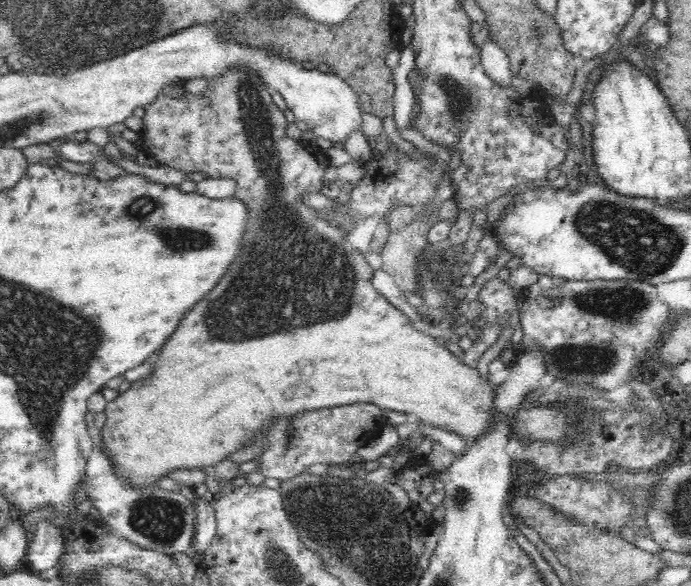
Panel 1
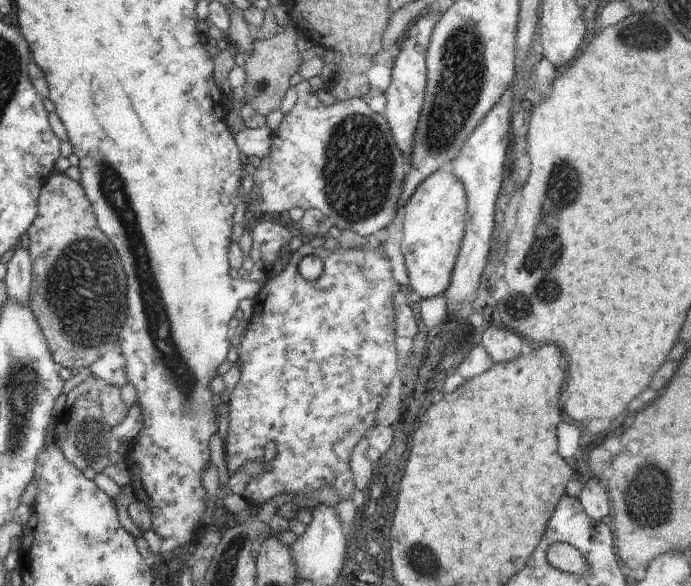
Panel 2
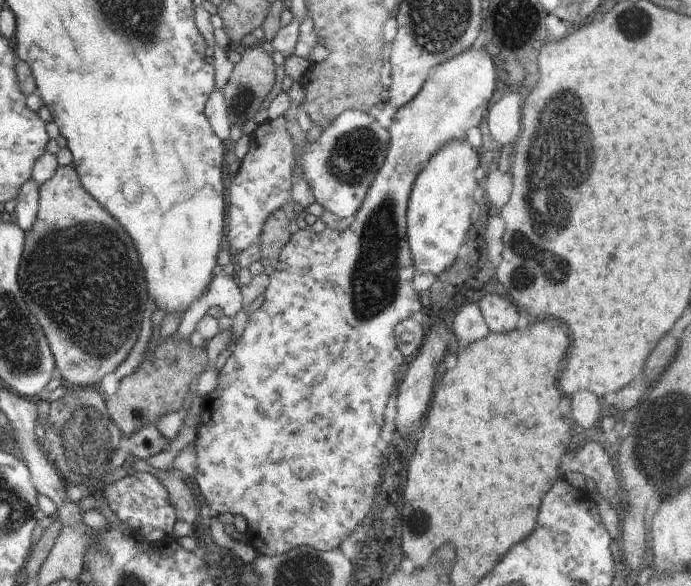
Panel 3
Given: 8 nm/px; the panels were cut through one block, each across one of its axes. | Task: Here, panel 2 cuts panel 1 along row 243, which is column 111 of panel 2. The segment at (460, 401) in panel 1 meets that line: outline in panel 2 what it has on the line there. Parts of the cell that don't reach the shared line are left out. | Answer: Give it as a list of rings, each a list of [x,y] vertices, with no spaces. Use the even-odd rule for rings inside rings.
[[[58,172],[42,186],[34,222],[27,228],[32,265],[32,290],[29,306],[48,342],[54,362],[74,370],[89,367],[107,352],[118,347],[120,328],[126,318],[126,278],[112,242],[98,228],[92,205],[82,185],[65,172]]]

